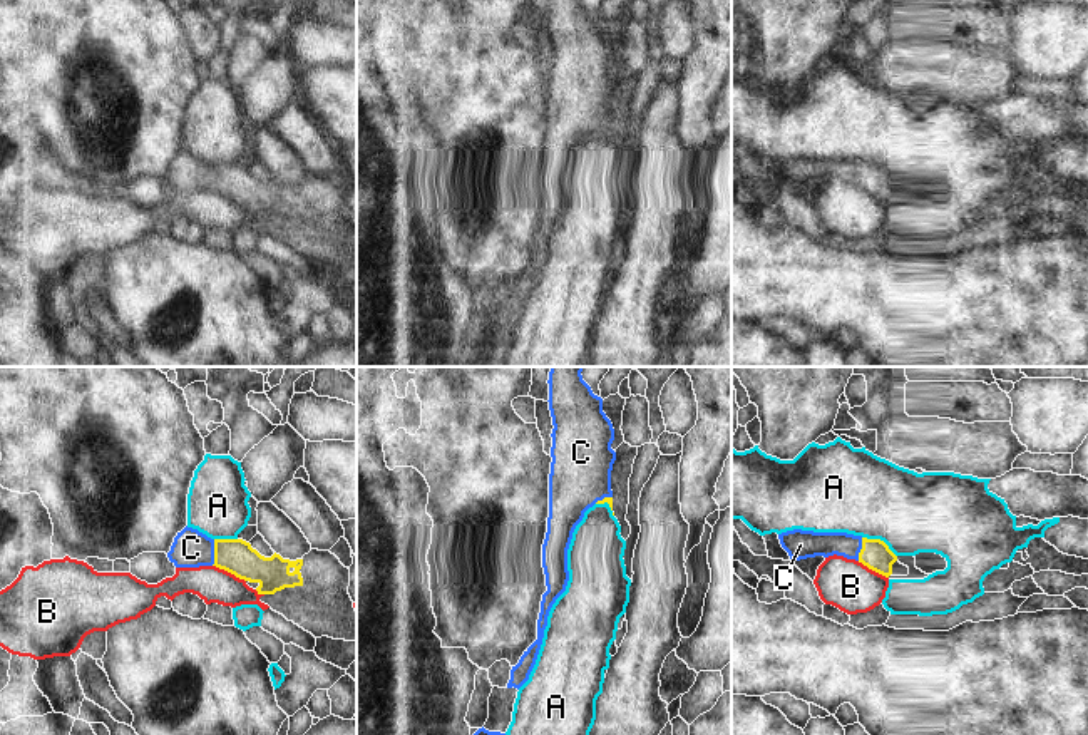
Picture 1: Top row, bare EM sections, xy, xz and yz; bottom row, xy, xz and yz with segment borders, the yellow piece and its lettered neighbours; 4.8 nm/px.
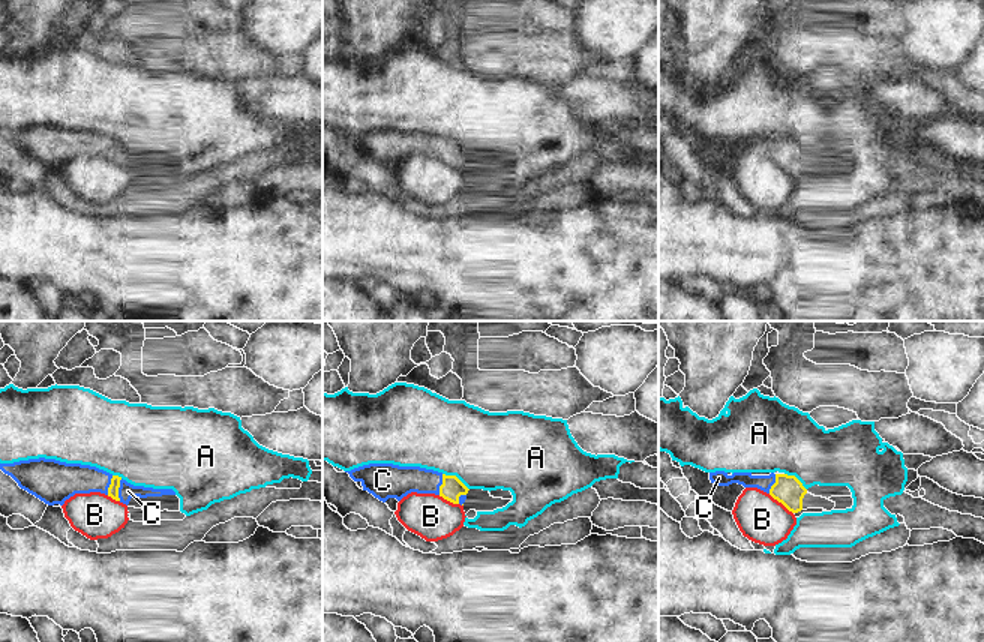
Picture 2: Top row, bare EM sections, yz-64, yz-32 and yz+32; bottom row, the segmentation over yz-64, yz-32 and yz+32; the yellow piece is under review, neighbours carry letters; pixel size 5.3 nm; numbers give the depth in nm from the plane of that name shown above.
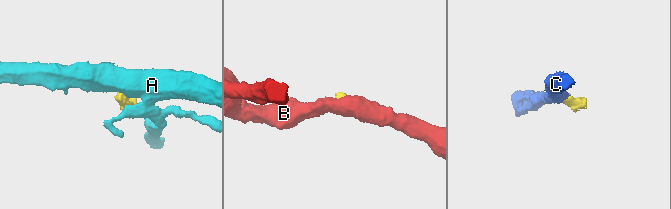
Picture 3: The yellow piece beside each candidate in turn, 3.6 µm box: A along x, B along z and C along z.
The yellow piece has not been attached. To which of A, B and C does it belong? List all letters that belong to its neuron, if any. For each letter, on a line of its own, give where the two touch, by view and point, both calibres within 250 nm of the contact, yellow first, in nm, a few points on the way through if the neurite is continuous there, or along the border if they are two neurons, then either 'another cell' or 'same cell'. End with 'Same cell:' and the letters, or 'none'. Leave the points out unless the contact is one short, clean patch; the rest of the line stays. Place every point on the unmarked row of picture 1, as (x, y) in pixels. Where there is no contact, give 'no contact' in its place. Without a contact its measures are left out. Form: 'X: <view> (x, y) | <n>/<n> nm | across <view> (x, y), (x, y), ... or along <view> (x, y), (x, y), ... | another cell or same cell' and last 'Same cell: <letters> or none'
A: yz (879, 164) | 140/400 nm | along yz (862, 161), (881, 164), (896, 181) | another cell
B: xy (230, 196) | 170/170 nm | another cell
C: xy (215, 178) | 170/180 nm | across xy (236, 181), (215, 178), (191, 173) | same cell
Same cell: C

